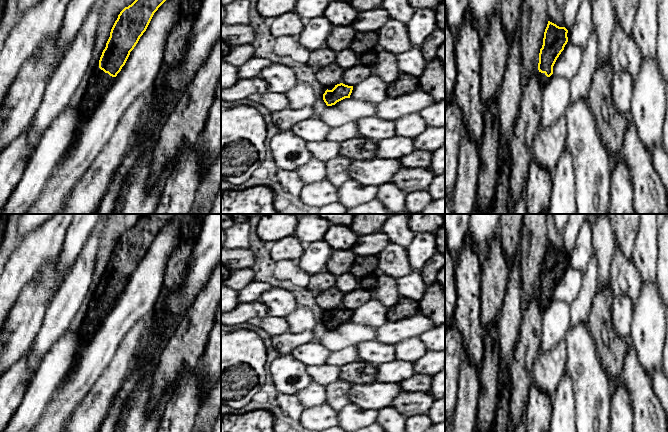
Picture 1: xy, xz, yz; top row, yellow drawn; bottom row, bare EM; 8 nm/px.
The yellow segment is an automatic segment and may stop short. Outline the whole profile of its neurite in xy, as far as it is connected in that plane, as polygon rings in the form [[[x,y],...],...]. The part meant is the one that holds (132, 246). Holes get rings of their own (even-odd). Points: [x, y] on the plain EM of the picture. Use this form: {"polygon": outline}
{"polygon": [[[140,214],[136,224],[118,239],[102,279],[93,293],[87,313],[79,326],[81,350],[114,307],[130,276],[146,255],[154,237],[175,214]]]}

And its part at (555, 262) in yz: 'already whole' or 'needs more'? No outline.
needs more

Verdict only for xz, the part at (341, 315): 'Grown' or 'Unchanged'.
Grown

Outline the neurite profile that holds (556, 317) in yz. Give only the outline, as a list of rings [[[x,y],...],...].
[[[554,298],[543,310],[541,349],[545,353],[549,353],[559,342],[565,340],[570,326],[570,315],[570,304]]]

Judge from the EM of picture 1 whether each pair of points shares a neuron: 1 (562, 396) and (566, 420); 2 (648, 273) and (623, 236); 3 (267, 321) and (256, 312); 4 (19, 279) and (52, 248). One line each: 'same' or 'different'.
1: same
2: different
3: different
4: same

